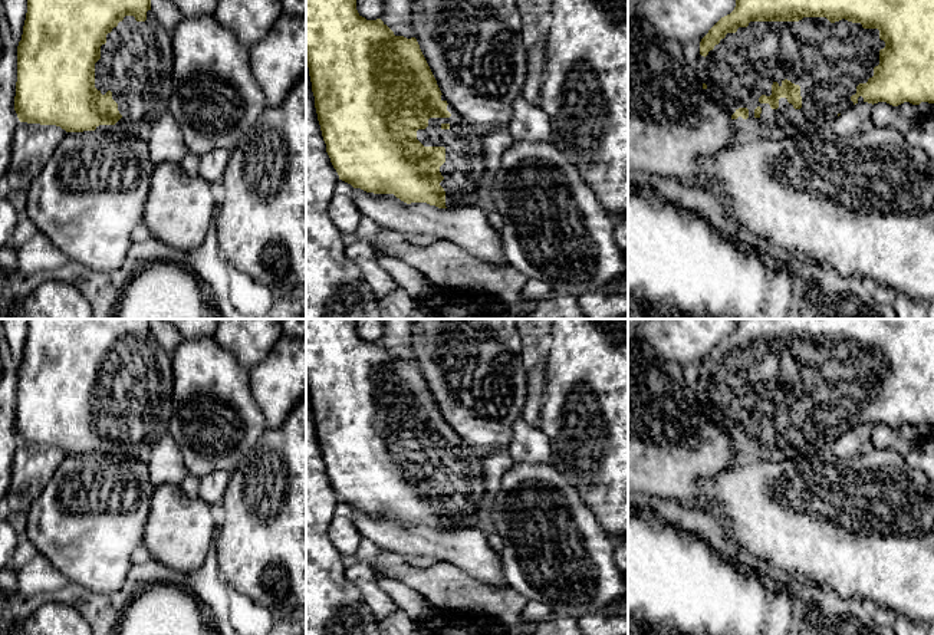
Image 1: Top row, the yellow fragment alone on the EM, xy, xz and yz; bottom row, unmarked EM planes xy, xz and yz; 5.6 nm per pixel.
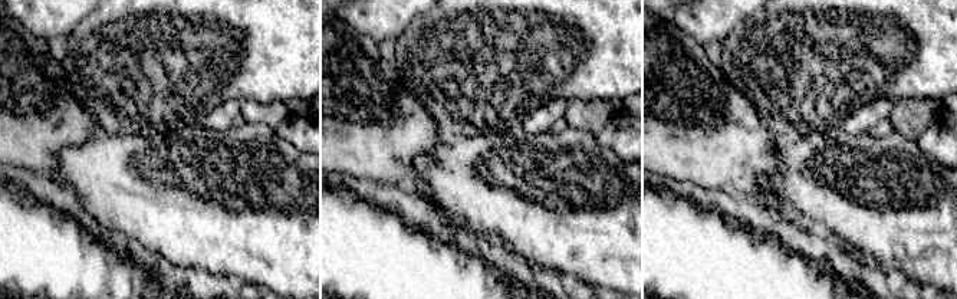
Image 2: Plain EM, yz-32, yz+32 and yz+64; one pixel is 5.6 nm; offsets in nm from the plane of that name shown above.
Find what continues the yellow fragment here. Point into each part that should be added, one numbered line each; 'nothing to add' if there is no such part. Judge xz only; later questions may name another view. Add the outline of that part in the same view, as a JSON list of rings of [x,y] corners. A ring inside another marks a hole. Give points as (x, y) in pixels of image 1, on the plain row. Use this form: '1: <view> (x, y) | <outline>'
1: xz (464, 489) | [[[450,425],[447,432],[450,440],[430,440],[428,448],[417,453],[417,461],[424,468],[445,470],[445,484],[440,488],[445,529],[476,527],[474,514],[486,510],[483,460]]]

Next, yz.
1: yz (828, 382) | [[[803,339],[799,343],[750,343],[747,349],[739,349],[736,355],[727,355],[708,376],[698,378],[695,391],[700,395],[701,407],[706,405],[706,417],[731,438],[739,430],[749,431],[749,440],[733,441],[737,458],[746,463],[772,460],[780,463],[786,458],[797,460],[803,455],[813,455],[831,447],[839,435],[854,428],[851,418],[856,415],[859,405],[866,405],[874,398],[874,389],[879,386],[879,372],[885,363],[879,361],[878,351],[864,351],[861,345],[845,340],[831,345],[826,339]],[[787,401],[800,408],[802,430],[795,431],[786,420],[779,421],[779,430],[772,431],[769,425],[760,425],[762,417],[772,417],[775,404],[782,408]]]

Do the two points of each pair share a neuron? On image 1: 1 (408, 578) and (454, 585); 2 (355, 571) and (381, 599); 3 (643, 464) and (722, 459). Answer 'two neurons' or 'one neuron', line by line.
1: one neuron
2: one neuron
3: one neuron

